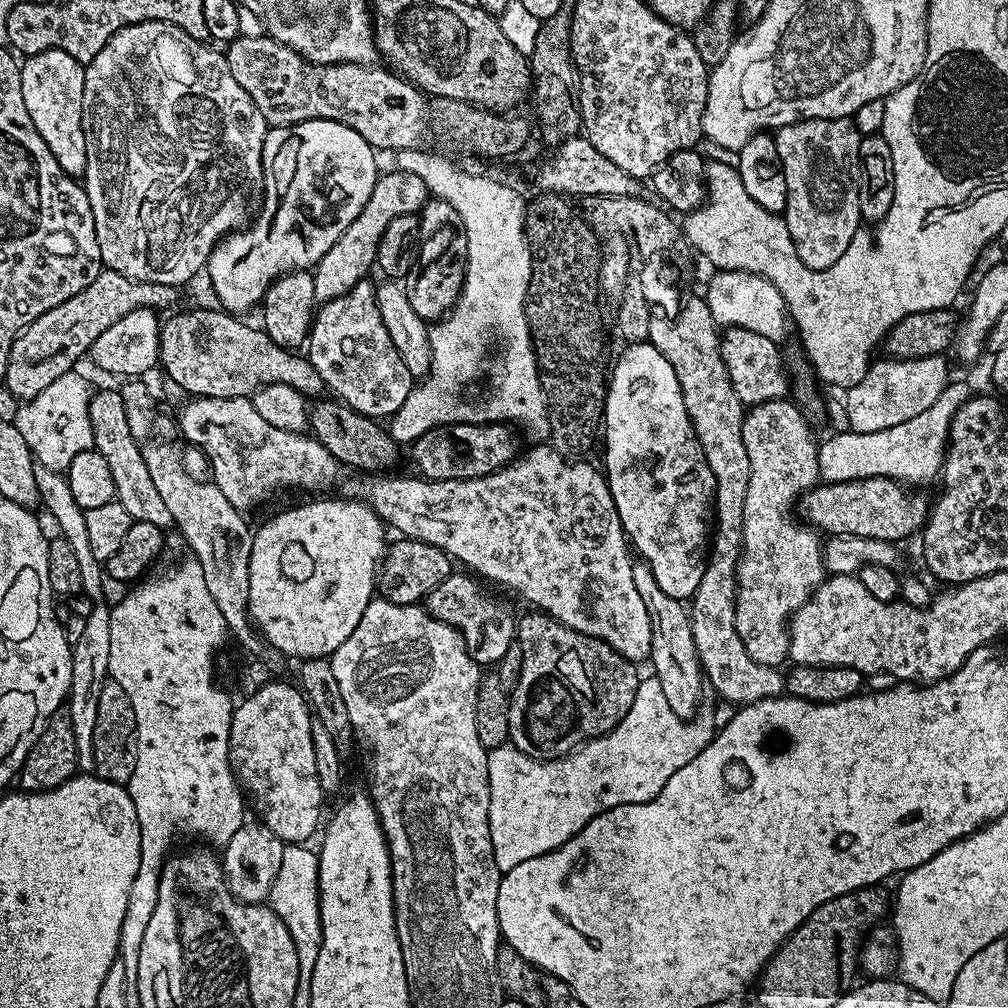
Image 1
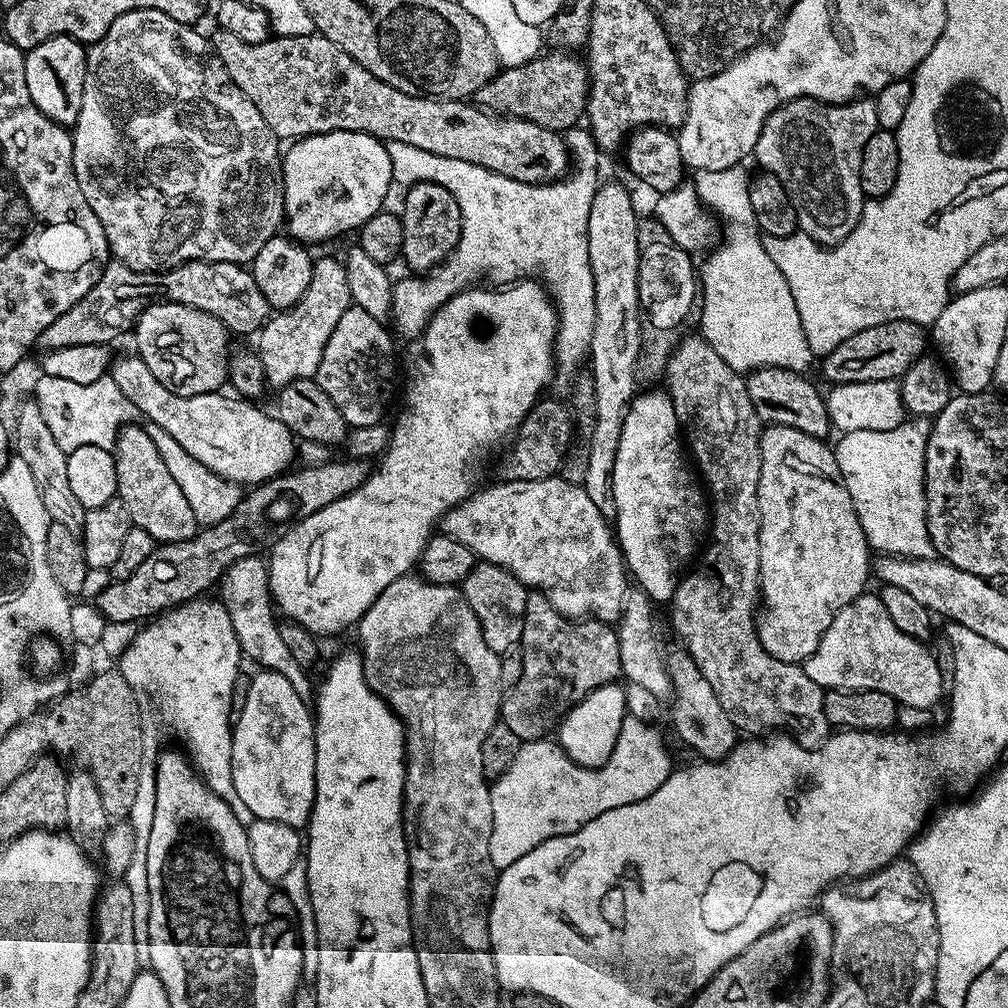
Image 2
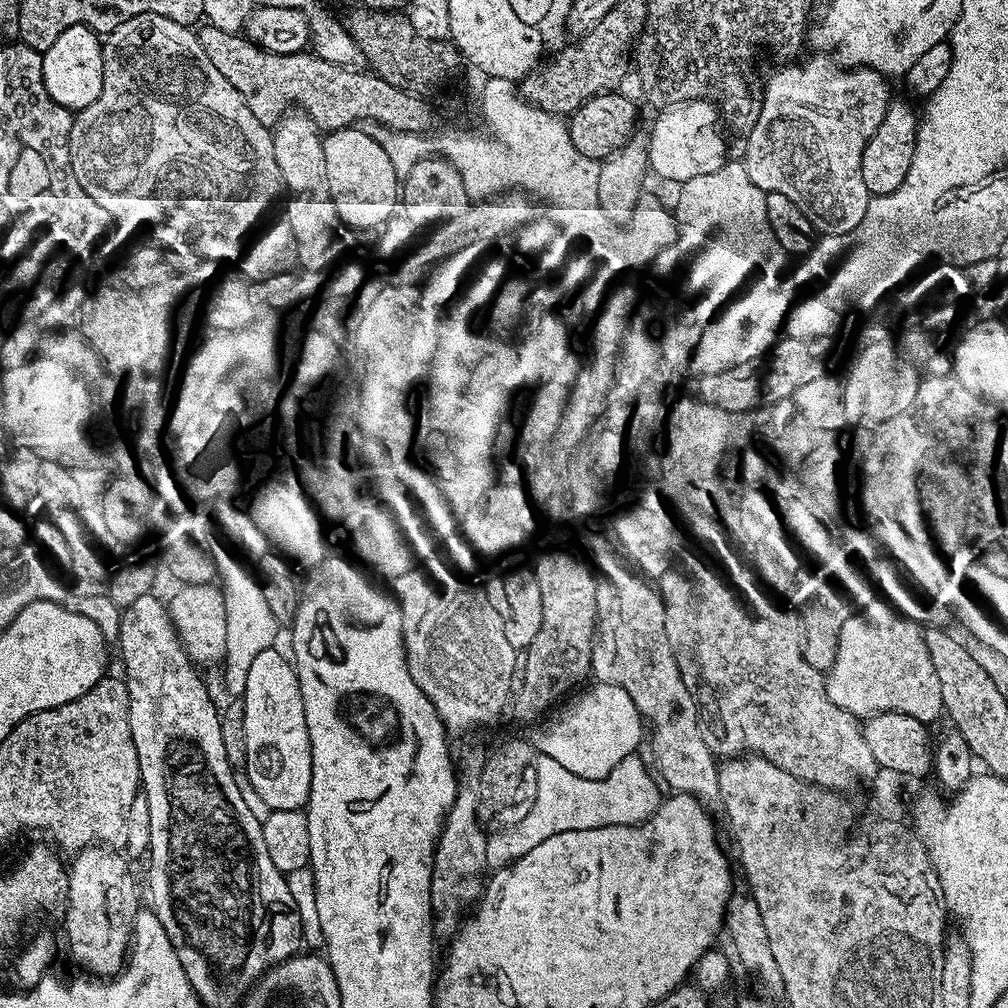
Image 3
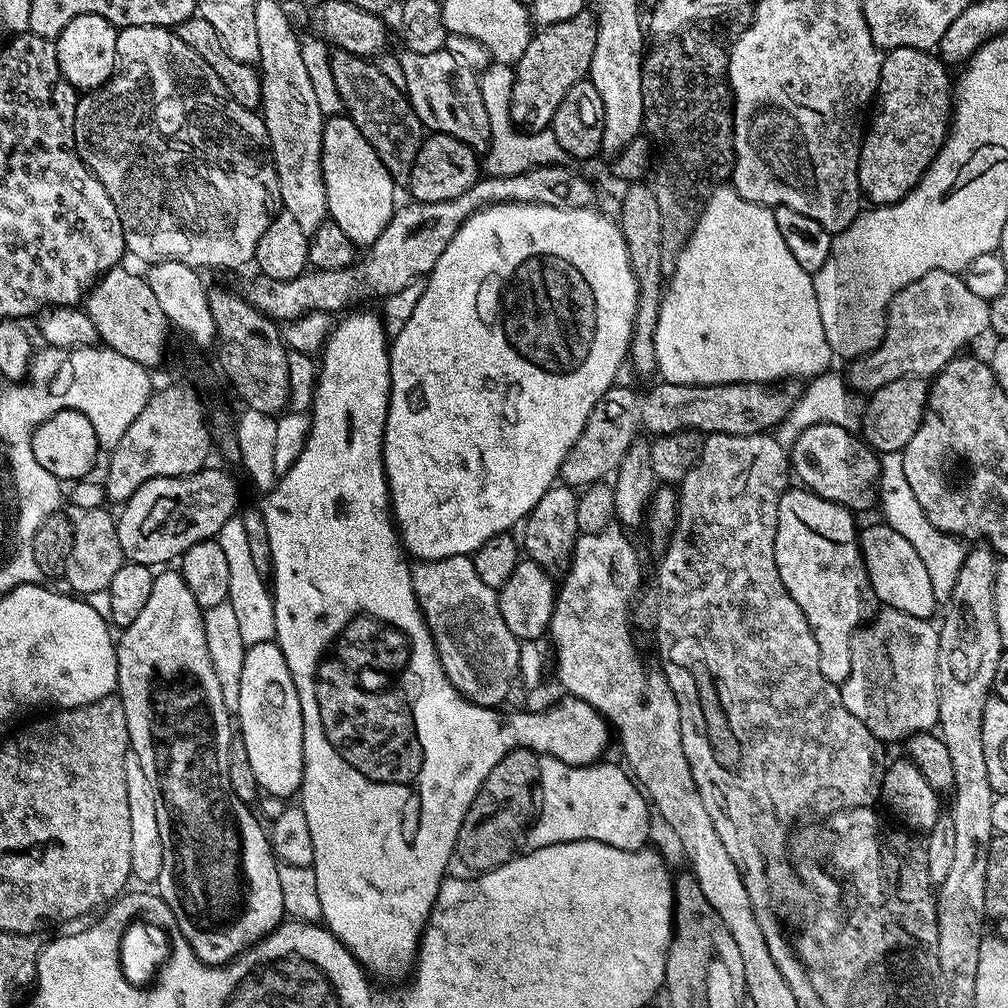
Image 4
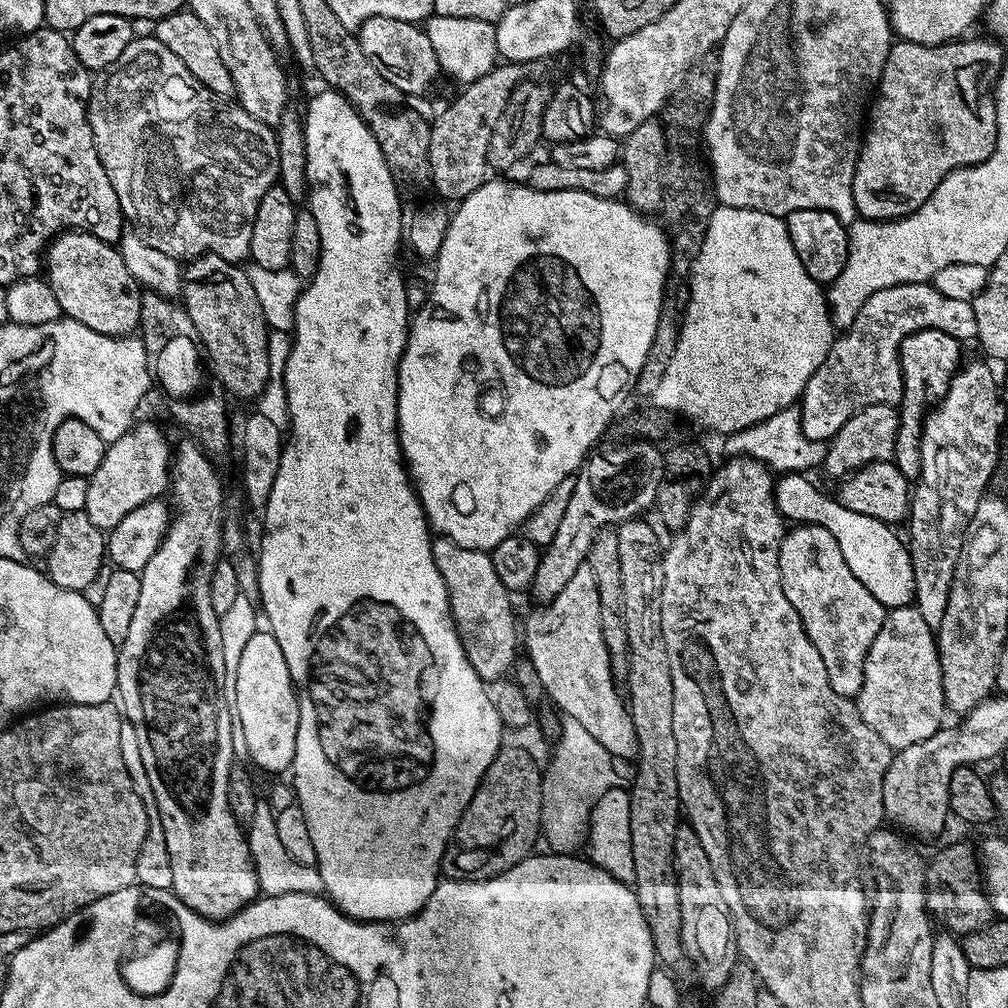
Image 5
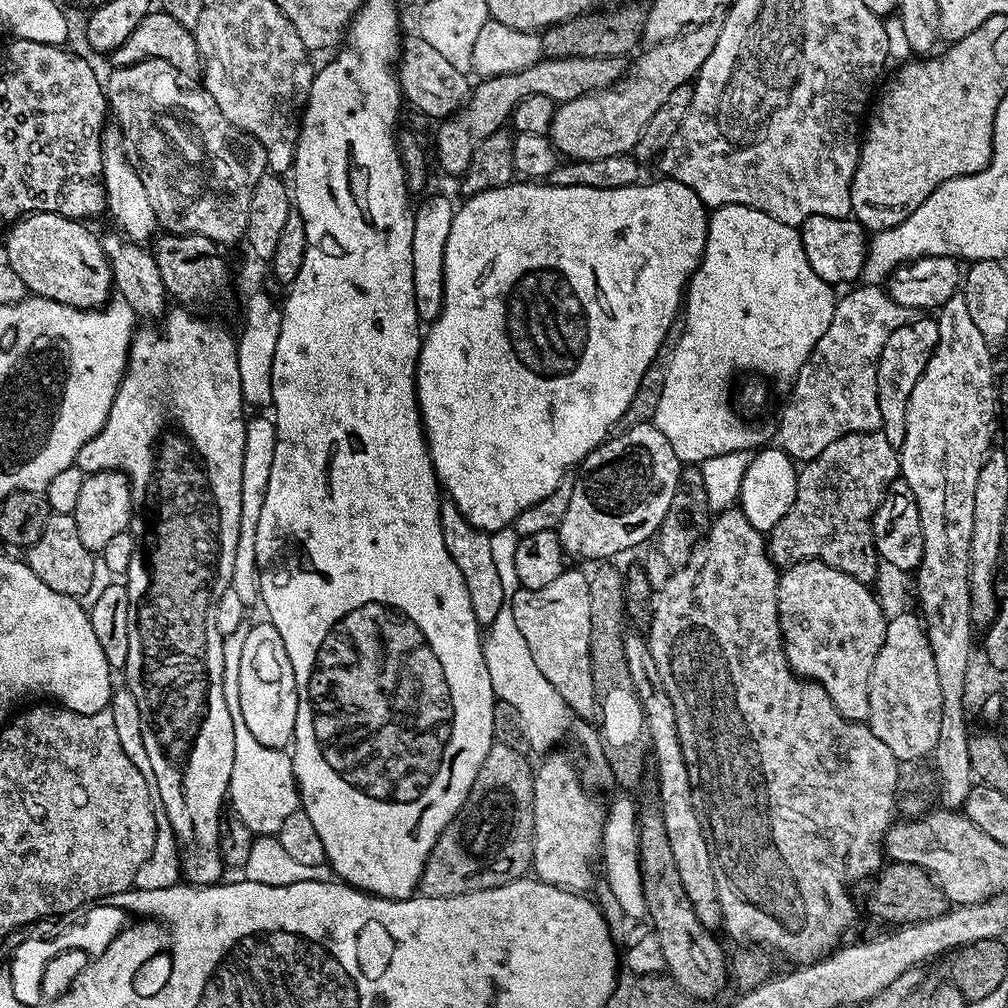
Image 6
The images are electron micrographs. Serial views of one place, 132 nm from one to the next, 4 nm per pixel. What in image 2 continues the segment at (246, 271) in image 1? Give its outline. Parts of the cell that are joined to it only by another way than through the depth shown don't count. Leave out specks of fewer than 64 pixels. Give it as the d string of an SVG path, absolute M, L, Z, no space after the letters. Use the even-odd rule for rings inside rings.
M327 132L317 136L305 136L287 145L282 156L282 167L284 169L284 218L286 221L286 232L291 239L304 246L313 246L319 240L328 240L331 236L340 236L343 232L359 230L371 216L385 207L384 199L388 196L388 187L393 187L392 167L390 166L390 154L386 154L386 143L377 140L375 136L365 132Z

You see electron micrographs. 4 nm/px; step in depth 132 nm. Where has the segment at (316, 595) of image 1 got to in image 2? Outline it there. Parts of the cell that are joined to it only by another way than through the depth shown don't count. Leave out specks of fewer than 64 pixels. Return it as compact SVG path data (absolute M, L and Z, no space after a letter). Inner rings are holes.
M525 278L515 284L507 286L473 286L464 289L454 298L450 298L430 318L430 322L424 327L424 333L417 340L407 345L408 357L403 357L402 372L408 375L408 389L404 392L404 409L396 416L396 424L391 425L391 436L388 448L379 457L381 468L369 475L368 481L358 490L354 490L349 496L338 498L338 502L330 502L322 510L310 514L305 520L299 520L293 524L275 544L271 545L272 557L267 557L268 588L272 591L272 603L278 609L279 615L285 621L302 626L307 632L311 632L317 638L323 636L336 636L344 632L348 627L359 625L360 620L366 614L366 610L394 582L399 576L409 575L417 567L420 555L428 547L429 540L437 531L442 518L451 508L468 499L477 491L476 467L491 454L495 448L503 449L516 435L526 414L536 401L541 399L544 387L548 379L554 376L554 345L556 342L556 330L558 317L555 303L550 299L547 291L535 279Z

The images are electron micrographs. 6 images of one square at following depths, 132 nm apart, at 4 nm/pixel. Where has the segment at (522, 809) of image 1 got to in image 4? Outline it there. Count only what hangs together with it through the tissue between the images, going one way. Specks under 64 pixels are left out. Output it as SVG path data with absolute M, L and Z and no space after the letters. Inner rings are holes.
M540 756L540 778L538 781L538 811L522 841L525 849L531 850L541 848L542 846L554 846L558 842L574 842L575 840L593 840L594 842L606 842L606 846L616 846L618 850L630 850L636 852L639 848L645 847L648 841L648 812L650 816L650 801L644 795L639 784L619 763L604 764L597 762L595 764L567 764L553 756Z

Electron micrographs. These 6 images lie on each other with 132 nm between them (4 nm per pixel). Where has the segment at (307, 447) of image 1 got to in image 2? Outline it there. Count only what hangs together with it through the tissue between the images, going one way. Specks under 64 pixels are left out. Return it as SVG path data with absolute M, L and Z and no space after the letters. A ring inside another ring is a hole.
M131 355L124 356L121 360L120 357L113 359L110 375L114 386L118 386L118 390L122 390L126 398L130 398L130 402L134 402L137 413L141 417L145 416L148 424L166 430L166 434L170 434L170 438L174 438L174 442L178 442L178 446L182 446L182 450L186 450L190 458L198 458L198 462L202 462L202 466L206 466L214 474L241 486L263 484L265 480L272 480L293 467L292 459L296 460L298 456L298 440L275 415L267 416L262 409L255 408L258 407L255 403L232 394L224 396L223 391L193 396L174 394L166 390L166 386L162 386L162 382L158 382L158 378L150 374L150 370L146 370L146 362L142 362L139 355Z

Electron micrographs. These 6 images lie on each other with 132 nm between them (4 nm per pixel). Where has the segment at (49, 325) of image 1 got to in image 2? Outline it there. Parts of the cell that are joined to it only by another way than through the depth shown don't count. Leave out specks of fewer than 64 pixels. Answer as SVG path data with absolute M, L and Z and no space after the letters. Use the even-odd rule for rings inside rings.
M112 258L104 267L100 281L77 304L70 306L62 318L54 318L54 322L42 330L36 339L36 348L50 353L62 347L111 345L111 340L118 339L135 325L145 308L161 302L202 310L221 320L232 334L259 333L270 316L266 298L262 298L262 290L258 290L258 282L254 282L247 267L230 262L191 260L166 272L135 272L121 260Z

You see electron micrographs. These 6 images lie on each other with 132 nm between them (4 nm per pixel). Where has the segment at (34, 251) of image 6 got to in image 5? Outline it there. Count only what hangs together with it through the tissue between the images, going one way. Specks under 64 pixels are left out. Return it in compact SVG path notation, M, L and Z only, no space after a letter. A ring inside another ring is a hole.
M65 230L51 241L46 249L46 272L47 268L48 285L61 313L67 319L82 322L82 326L90 326L90 330L98 330L98 334L114 337L130 336L139 329L142 289L134 274L126 270L126 262L122 262L122 254L117 245L102 242L93 232Z

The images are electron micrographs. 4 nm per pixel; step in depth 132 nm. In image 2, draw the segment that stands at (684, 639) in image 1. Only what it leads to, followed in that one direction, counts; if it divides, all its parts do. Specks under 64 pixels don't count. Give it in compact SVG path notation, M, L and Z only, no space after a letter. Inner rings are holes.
M676 646L672 653L669 651L666 663L672 683L670 697L672 724L676 727L681 742L689 744L700 755L697 757L705 761L723 760L724 757L729 756L738 743L736 723L726 714L726 710L722 710L722 702L718 702L718 697L715 696L714 689L710 687L710 682L702 678L702 670L698 670L698 666L683 647Z

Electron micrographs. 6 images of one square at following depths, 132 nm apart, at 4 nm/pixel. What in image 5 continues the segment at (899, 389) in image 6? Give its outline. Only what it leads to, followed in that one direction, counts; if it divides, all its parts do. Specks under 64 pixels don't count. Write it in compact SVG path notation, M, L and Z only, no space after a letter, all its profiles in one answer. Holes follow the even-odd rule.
M918 330L907 336L900 347L900 368L904 372L904 385L898 405L900 425L892 460L909 482L920 478L920 439L924 429L924 417L928 415L930 406L939 404L962 364L960 344L952 334L948 330Z

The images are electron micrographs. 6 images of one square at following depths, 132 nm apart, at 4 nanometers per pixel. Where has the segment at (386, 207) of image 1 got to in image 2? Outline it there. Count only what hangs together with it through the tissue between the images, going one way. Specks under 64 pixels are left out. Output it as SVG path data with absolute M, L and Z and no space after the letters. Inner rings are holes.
M332 256L317 259L312 266L312 277L310 286L306 286L306 294L302 294L302 298L292 308L277 311L258 333L260 339L258 355L267 383L273 389L281 390L295 380L313 379L318 370L318 362L322 362L322 350L326 350L326 342L330 342L330 334L334 334L334 326L338 326L342 314L346 314L346 310L350 307L353 307L350 282L346 282L343 263Z

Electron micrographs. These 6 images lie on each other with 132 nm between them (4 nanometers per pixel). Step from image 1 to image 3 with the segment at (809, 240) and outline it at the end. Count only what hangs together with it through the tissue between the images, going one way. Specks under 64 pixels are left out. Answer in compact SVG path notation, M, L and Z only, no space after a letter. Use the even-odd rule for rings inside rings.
M812 56L801 64L788 64L763 81L764 97L760 99L758 122L754 122L746 137L748 145L744 148L742 163L754 186L766 194L786 194L786 198L806 214L813 233L845 236L862 222L862 214L866 214L870 197L866 182L862 182L862 150L866 150L866 142L874 138L874 130L882 126L894 92L888 89L889 77L881 72L873 68L847 69L828 56Z

